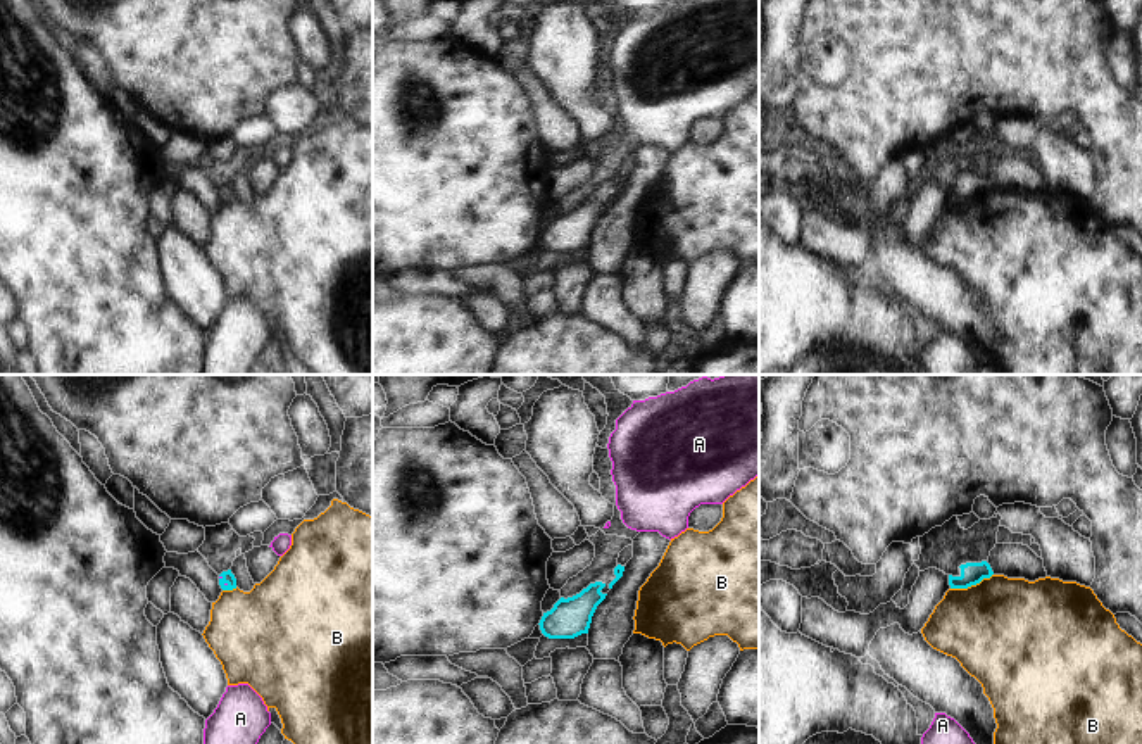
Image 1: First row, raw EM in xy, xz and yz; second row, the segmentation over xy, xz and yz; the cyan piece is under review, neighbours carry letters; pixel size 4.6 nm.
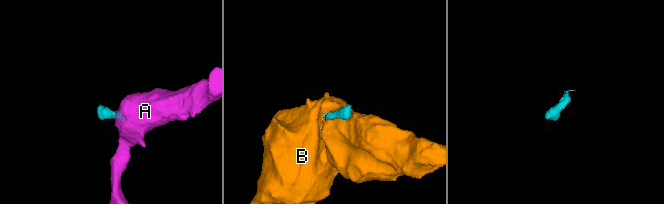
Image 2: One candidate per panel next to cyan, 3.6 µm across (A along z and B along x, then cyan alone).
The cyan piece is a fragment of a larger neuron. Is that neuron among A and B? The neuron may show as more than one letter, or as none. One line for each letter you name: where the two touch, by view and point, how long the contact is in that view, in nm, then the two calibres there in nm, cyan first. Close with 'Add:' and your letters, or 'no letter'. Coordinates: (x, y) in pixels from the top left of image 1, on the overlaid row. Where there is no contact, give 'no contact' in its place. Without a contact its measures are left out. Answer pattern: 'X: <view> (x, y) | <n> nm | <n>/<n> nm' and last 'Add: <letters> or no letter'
A: xy (226, 582) | 30 nm | 60/20 nm
Add: A

